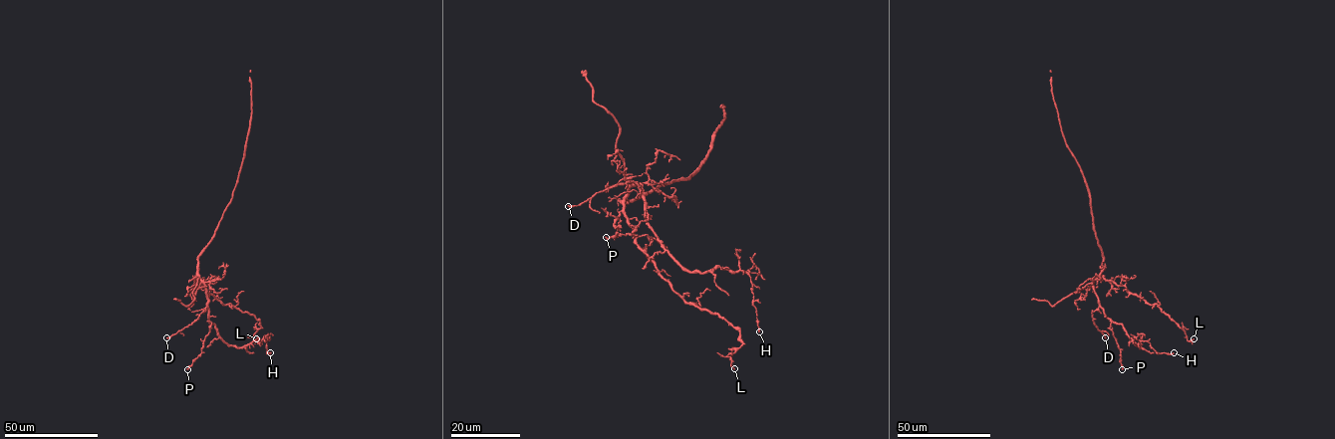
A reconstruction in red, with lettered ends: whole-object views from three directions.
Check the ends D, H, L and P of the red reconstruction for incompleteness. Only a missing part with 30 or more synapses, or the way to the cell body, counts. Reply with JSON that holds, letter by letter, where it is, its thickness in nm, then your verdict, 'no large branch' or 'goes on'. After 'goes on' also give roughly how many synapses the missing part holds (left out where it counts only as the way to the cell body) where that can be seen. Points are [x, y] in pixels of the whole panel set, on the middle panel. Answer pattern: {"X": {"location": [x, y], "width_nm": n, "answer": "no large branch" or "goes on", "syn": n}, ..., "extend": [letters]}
{"D": {"location": [568, 206], "width_nm": 220, "answer": "no large branch"}, "H": {"location": [759, 331], "width_nm": 200, "answer": "no large branch"}, "L": {"location": [734, 368], "width_nm": 90, "answer": "no large branch"}, "P": {"location": [606, 237], "width_nm": 130, "answer": "no large branch"}, "extend": []}

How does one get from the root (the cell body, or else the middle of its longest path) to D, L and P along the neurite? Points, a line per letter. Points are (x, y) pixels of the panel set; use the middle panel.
D: (633, 200), (626, 197), (631, 186), (639, 184), (645, 192), (627, 181), (568, 206)
L: (633, 200), (625, 199), (625, 216), (658, 271), (685, 302), (739, 331), (742, 343), (726, 355), (734, 368)
P: (633, 200), (626, 201), (627, 189), (639, 184), (645, 213), (652, 216), (632, 234), (606, 237)

